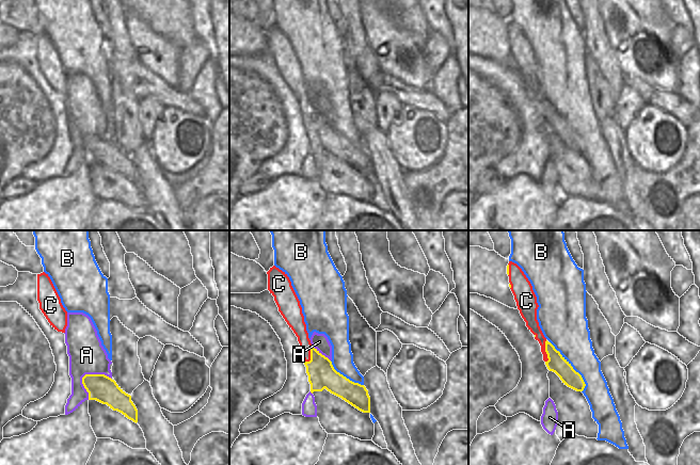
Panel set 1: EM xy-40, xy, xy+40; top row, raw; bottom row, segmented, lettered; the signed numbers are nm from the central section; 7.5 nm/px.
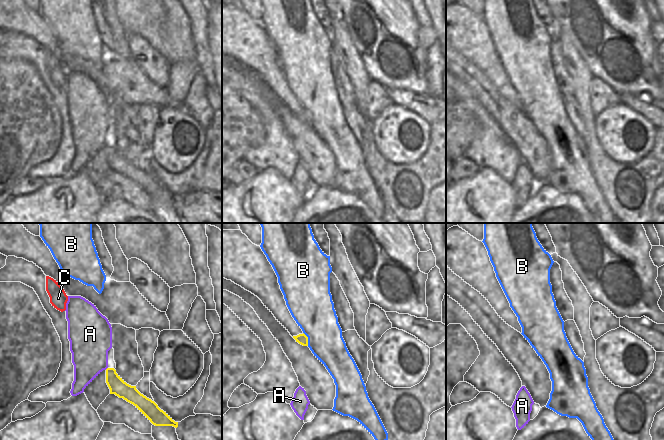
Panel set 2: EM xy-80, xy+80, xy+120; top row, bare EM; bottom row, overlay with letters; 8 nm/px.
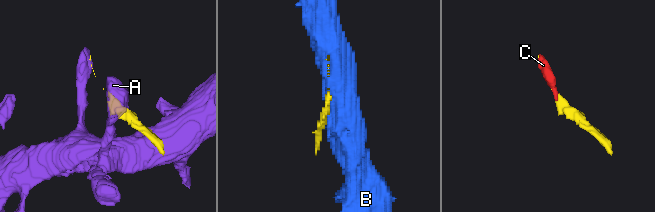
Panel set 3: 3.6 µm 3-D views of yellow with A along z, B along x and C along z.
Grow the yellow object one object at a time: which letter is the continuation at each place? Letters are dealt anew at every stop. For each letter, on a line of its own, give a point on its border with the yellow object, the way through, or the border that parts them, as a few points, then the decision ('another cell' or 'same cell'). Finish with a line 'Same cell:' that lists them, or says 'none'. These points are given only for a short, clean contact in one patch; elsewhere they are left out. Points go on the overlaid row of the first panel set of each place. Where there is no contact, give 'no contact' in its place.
A: xy-40 (85, 374) | another cell
B: xy+40 (572, 367) | another cell
C: xy+40 (545, 351) | another cell
Same cell: none

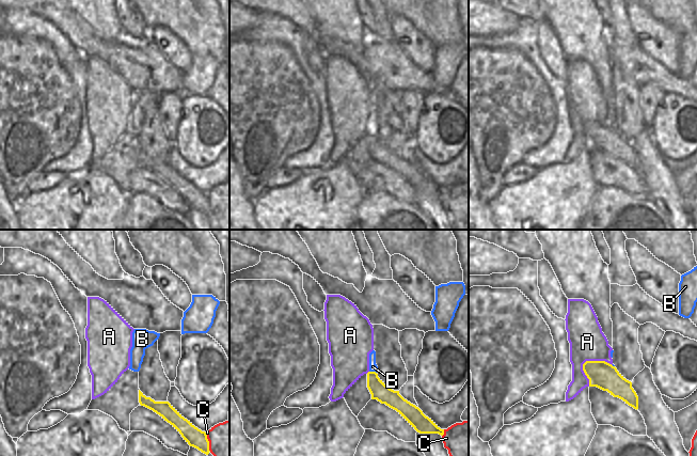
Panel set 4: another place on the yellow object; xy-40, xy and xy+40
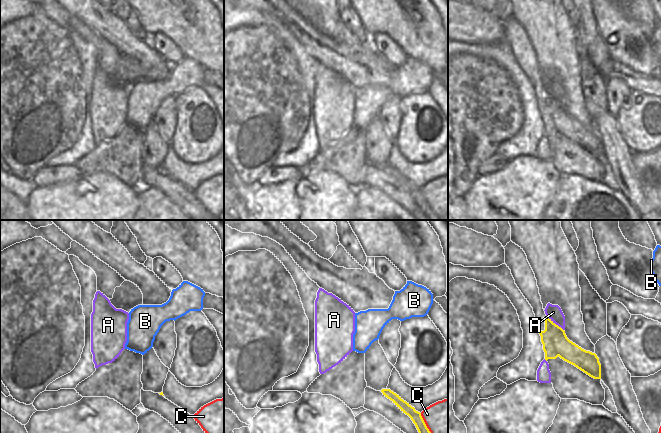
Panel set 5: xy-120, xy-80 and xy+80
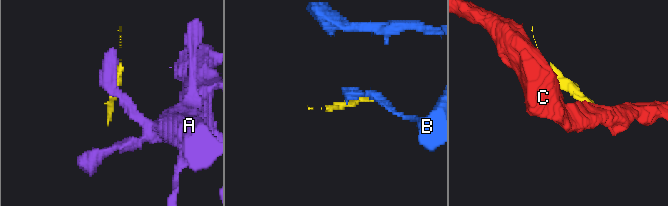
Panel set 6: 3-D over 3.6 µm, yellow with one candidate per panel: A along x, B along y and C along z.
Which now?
A: xy+40 (586, 361) | another cell
B: xy (373, 372) | along xy (369, 371), (376, 373) | another cell
C: xy-40 (208, 442) | along xy-40 (205, 433), (210, 451) | another cell
Same cell: none

